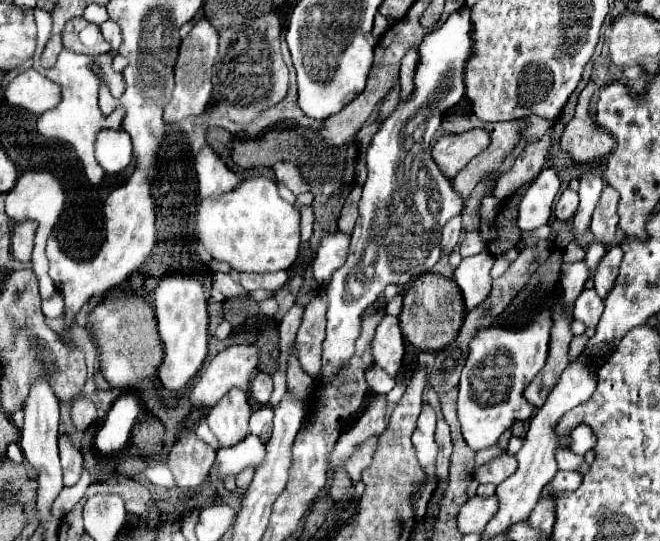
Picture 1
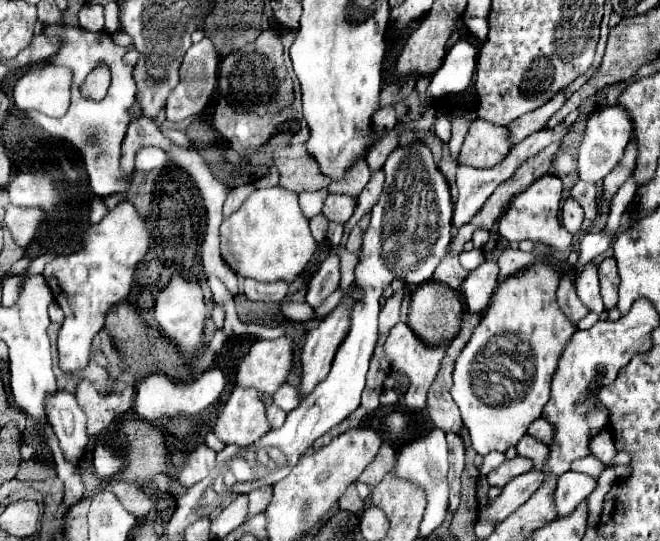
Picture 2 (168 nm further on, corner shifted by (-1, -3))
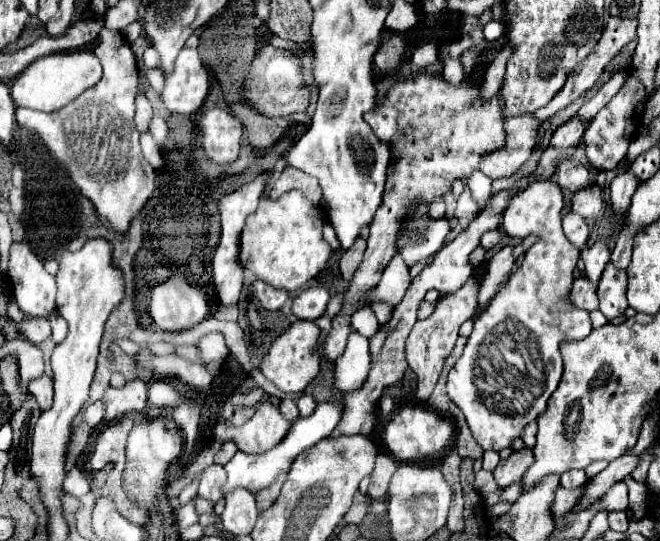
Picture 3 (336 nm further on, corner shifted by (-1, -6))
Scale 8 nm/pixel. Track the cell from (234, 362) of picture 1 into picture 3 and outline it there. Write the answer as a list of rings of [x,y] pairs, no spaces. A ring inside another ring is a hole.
[[[297,321],[293,323],[281,337],[273,341],[267,355],[261,361],[261,373],[267,381],[271,381],[283,393],[299,393],[307,387],[307,383],[319,373],[319,351],[317,351],[319,327],[313,321]]]

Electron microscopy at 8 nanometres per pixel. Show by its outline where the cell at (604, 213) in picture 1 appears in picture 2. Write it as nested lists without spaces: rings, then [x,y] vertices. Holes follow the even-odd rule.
[[[629,140],[623,158],[619,160],[617,168],[613,168],[613,172],[603,180],[603,198],[605,202],[611,202],[615,192],[619,190],[619,186],[631,176],[633,168],[635,168],[635,160],[637,160],[637,140]]]

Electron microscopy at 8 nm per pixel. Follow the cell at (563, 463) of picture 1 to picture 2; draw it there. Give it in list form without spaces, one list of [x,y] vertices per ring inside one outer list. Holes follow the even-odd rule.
[[[585,456],[585,458],[581,458],[581,460],[575,460],[573,466],[571,466],[571,470],[575,470],[575,472],[585,472],[585,474],[593,476],[595,480],[597,480],[599,474],[603,472],[603,468],[605,468],[605,464],[603,464],[599,458],[595,458],[595,456]]]

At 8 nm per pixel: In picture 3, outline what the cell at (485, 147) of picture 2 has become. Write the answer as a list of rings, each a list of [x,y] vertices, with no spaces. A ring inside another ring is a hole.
[[[533,115],[505,119],[505,147],[481,155],[479,169],[491,179],[513,175],[529,159],[539,127]]]

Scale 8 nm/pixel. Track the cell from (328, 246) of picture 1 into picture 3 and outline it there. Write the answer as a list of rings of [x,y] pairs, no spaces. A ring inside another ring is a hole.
[[[307,289],[293,301],[293,313],[299,319],[315,321],[325,313],[329,297],[331,297],[329,289]]]

